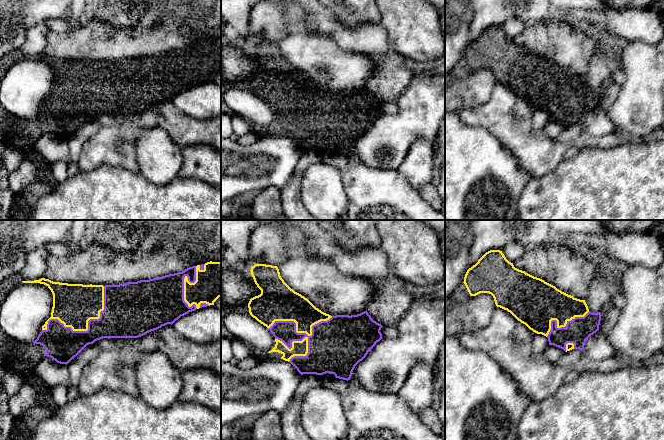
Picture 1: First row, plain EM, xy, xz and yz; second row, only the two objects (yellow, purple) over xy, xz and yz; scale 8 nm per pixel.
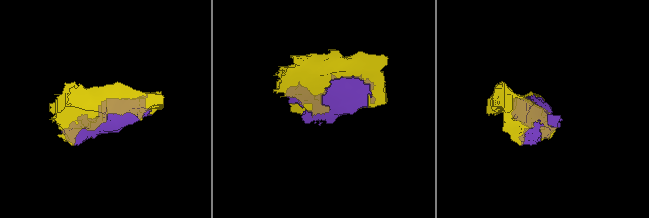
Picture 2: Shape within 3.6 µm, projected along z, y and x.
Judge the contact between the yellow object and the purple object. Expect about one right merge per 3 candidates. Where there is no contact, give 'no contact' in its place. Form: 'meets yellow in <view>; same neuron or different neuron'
meets yellow in xz; same neuron

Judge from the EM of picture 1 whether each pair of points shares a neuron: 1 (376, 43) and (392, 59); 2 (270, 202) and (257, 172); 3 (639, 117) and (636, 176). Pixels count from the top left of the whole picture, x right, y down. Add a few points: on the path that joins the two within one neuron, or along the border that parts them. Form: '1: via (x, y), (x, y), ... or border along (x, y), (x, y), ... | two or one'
1: via (380, 47), (388, 55) | one
2: border along (279, 189), (267, 186), (260, 191) | two
3: border along (653, 137), (647, 140), (627, 140) | two

